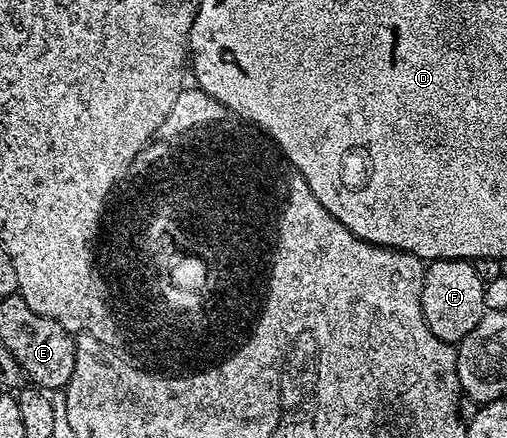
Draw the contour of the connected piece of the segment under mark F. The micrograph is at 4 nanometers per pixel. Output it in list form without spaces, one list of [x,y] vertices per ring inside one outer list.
[[[439,258],[422,271],[422,290],[418,293],[422,319],[432,337],[439,343],[457,344],[482,317],[482,288],[484,283],[470,271],[471,263],[461,258]]]

